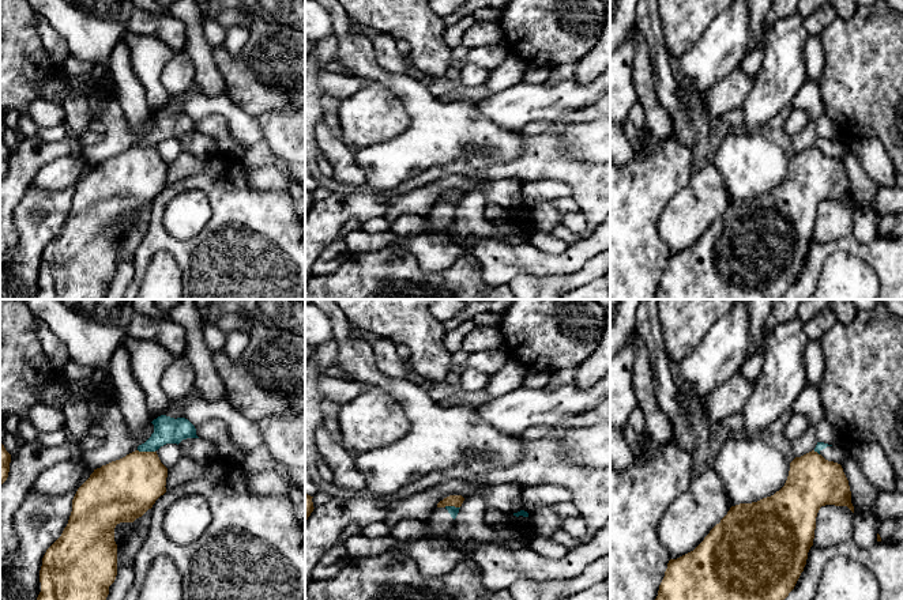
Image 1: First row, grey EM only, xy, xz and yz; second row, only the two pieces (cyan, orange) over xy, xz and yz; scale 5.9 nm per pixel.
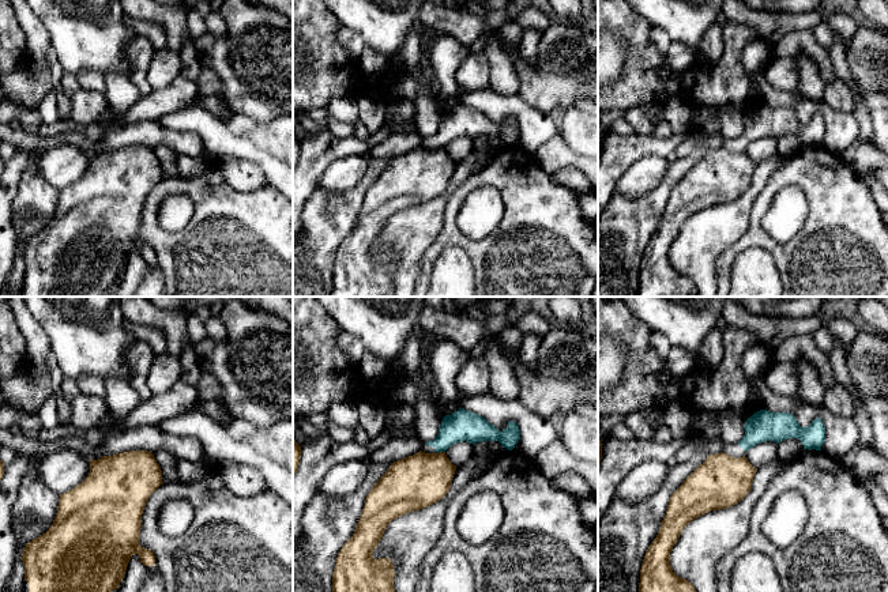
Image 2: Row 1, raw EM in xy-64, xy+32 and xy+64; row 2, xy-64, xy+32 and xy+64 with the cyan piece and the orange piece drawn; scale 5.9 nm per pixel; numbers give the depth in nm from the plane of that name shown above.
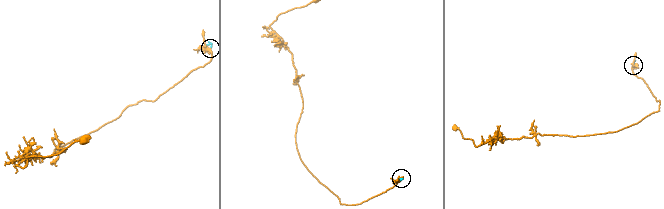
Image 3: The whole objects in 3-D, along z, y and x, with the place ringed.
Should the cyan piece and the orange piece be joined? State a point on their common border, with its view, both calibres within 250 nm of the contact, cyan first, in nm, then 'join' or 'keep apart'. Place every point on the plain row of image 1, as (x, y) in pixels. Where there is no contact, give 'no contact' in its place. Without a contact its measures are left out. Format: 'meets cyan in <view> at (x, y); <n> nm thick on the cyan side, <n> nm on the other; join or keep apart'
meets cyan in xy at (146, 146); 160 nm thick on the cyan side, 360 nm on the other; keep apart

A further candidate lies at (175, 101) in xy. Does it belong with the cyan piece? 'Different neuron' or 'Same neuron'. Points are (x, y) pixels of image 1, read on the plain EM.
Different neuron

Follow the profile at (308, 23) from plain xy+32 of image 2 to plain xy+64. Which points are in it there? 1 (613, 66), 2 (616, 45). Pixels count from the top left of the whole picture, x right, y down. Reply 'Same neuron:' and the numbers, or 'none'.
Same neuron: none

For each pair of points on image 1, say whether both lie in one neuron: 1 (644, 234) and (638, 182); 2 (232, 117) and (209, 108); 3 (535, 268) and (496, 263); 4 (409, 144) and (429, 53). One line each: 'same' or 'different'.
1: same
2: same
3: same
4: different

